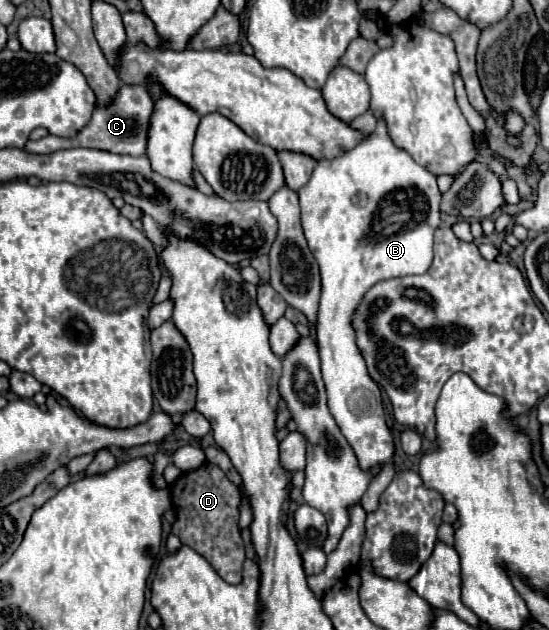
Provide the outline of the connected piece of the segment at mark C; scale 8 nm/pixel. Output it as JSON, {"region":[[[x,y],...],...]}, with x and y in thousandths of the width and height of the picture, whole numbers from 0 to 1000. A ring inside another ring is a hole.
{"region":[[[220,135],[217,144],[202,154],[195,167],[177,167],[166,192],[140,211],[133,221],[115,221],[100,214],[86,214],[71,224],[49,224],[46,240],[49,243],[97,243],[107,237],[129,237],[129,233],[166,233],[166,237],[188,237],[199,243],[217,243],[217,246],[264,246],[268,237],[268,208],[271,208],[271,186],[279,179],[282,160],[268,148],[264,138],[239,138],[239,135]]]}

